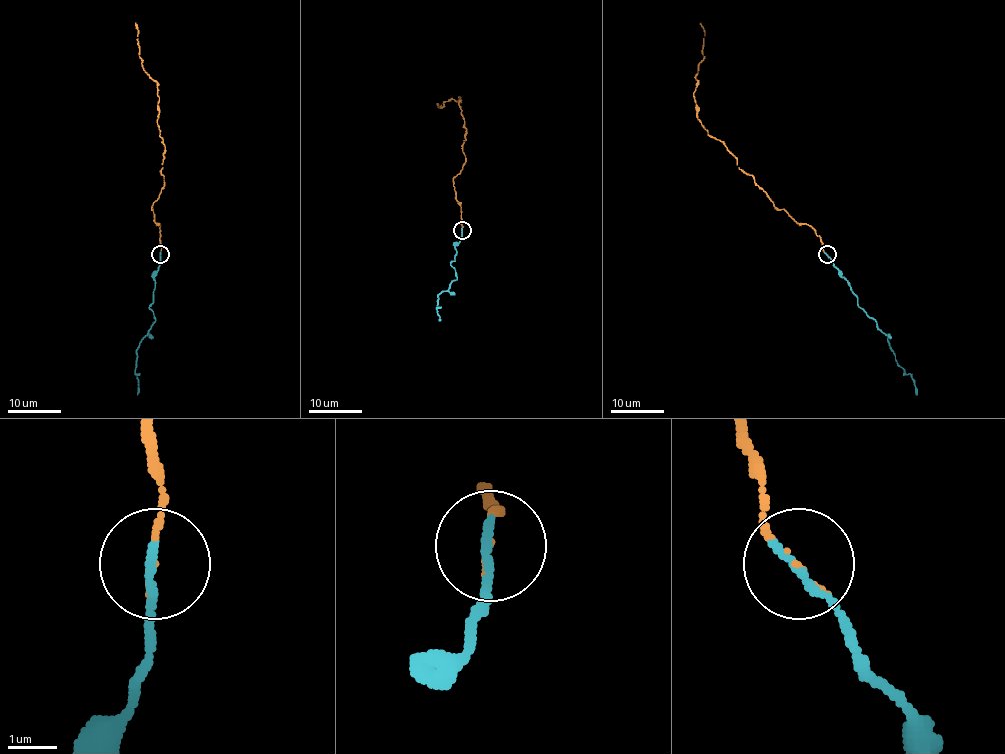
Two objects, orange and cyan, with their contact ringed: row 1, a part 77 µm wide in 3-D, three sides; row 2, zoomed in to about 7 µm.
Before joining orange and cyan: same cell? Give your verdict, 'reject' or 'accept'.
reject

